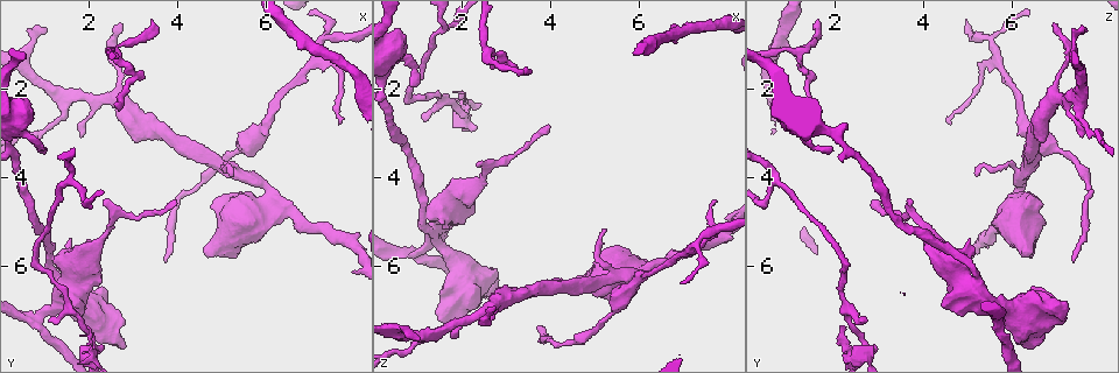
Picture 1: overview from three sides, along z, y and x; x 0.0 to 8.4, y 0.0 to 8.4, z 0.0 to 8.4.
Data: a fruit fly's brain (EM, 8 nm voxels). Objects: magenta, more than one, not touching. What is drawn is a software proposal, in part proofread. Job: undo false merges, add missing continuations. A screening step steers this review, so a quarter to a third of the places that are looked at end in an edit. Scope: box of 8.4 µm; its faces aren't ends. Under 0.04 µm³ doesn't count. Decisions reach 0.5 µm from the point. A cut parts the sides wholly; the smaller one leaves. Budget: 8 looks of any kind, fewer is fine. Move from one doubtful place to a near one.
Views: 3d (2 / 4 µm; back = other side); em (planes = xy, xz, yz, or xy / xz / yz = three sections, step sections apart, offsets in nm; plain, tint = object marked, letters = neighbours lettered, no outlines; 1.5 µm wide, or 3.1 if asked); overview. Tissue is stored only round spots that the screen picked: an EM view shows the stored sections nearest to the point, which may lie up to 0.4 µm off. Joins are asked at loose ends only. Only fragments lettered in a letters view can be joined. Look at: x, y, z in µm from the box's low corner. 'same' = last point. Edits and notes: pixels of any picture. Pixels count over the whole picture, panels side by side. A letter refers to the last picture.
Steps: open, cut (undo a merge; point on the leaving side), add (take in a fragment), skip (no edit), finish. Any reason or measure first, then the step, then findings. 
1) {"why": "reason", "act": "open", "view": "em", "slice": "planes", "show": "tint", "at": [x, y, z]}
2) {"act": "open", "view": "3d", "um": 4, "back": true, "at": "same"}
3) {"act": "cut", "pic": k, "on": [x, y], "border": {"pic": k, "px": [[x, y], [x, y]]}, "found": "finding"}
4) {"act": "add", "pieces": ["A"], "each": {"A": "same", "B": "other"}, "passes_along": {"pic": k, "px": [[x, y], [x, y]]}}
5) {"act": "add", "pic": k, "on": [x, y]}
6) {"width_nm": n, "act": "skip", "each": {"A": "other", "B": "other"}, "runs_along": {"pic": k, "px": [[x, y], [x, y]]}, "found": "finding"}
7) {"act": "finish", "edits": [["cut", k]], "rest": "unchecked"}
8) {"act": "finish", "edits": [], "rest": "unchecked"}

{"why": "thin end", "act": "open", "view": "em", "slice": "planes", "show": "letters", "at": [5.20, 3.90, 5.10]}

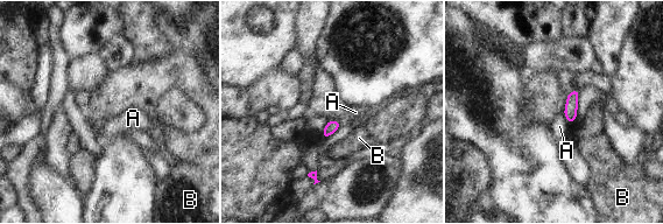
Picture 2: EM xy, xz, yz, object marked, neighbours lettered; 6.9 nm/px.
{"longest_contact_nm": ["A", 90], "act": "skip", "each": {"A": "other", "B": "other"}, "border": {"pic": 2, "px": [[563, 113], [569, 124]]}, "found": "no lettered fragment goes on from it"}

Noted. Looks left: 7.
{"act": "open", "view": "3d", "um": 2, "at": [7.25, 0.85, 5.45]}

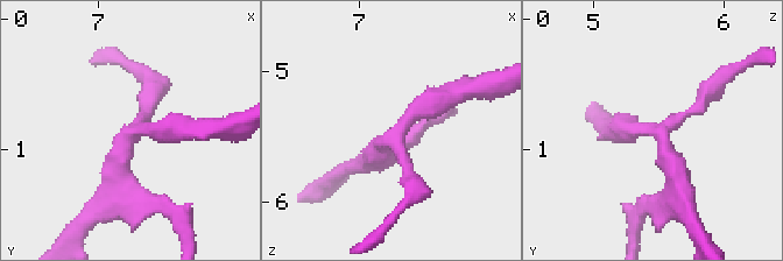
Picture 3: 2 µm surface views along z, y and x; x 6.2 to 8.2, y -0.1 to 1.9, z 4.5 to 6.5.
{"why": "need the tissue", "act": "open", "view": "em", "slice": "yz", "step": 8, "show": "tint", "at": [7.26, 0.90, 5.50]}

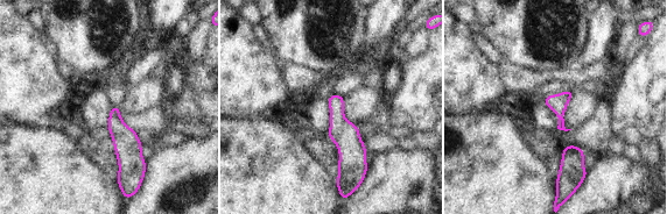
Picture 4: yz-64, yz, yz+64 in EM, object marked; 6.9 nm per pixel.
{"act": "open", "view": "em", "slice": "planes", "show": "letters", "at": "same"}

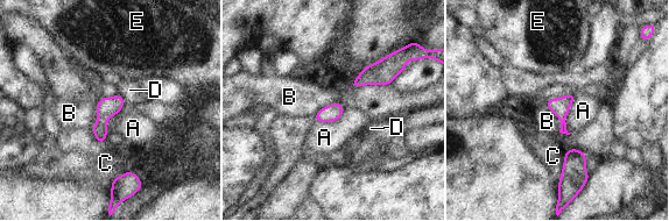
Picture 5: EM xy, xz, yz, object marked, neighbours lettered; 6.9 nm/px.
{"act": "skip", "each": {"A": "other", "B": "other", "C": "other", "D": "other", "E": "other"}, "border": {"pic": 5, "px": [[389, 84], [366, 84], [349, 90]]}, "found": "continuous, no second neuron"}

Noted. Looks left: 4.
{"why": "free end", "act": "open", "view": "em", "slice": "planes", "show": "letters", "at": [2.80, 0.50, 7.00]}

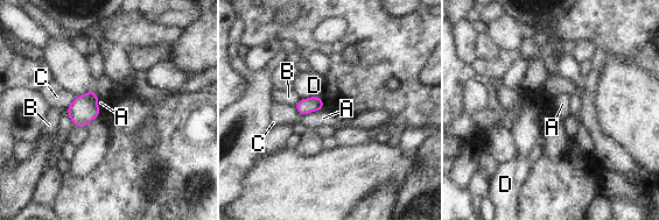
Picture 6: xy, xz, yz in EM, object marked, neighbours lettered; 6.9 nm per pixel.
{"act": "skip", "each": {"A": "other", "B": "other", "C": "other", "D": "other"}, "border": {"pic": 6, "px": [[323, 107], [302, 115]]}, "found": "no lettered fragment goes on from it"}

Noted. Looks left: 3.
{"act": "finish", "edits": [], "rest": "unchecked"}

